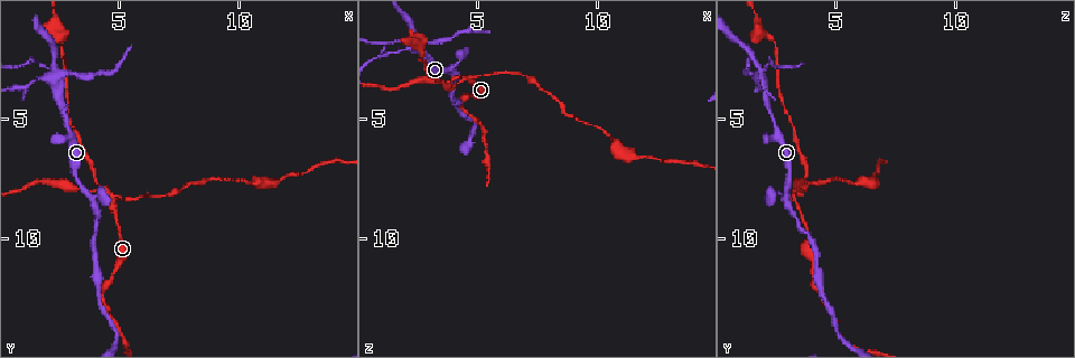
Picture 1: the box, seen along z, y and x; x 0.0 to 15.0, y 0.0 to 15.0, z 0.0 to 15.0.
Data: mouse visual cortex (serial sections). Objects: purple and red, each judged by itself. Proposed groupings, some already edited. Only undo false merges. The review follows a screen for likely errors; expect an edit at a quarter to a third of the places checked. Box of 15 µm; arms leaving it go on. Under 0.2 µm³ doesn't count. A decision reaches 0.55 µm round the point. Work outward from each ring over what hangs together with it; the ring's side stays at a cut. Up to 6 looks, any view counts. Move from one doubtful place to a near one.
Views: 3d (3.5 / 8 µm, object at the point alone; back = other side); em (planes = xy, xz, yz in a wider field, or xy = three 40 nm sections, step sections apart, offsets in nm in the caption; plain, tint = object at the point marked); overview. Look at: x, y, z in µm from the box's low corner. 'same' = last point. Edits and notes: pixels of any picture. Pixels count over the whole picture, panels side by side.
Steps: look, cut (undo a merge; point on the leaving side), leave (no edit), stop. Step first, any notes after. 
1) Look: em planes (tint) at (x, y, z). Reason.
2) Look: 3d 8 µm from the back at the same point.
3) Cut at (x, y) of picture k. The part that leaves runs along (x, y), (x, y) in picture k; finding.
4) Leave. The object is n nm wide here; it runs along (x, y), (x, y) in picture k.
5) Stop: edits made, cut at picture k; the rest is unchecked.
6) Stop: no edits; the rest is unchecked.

Look: 3d 8 µm at (4.8, 8.3, 3.3). Narrows sharply.

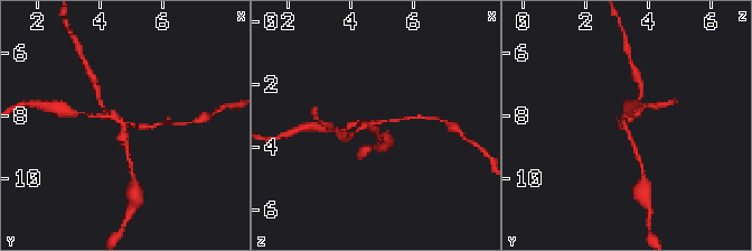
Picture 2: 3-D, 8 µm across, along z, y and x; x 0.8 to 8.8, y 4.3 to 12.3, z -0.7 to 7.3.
Look: 3d 3.5 µm from the back at (4.7, 8.3, 3.2).

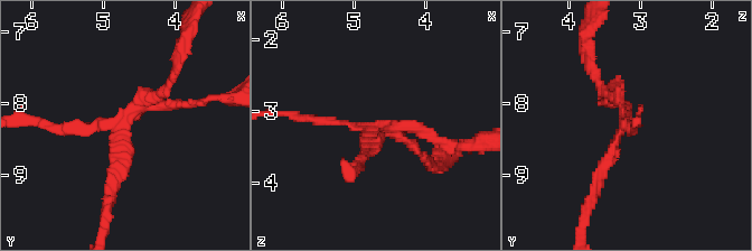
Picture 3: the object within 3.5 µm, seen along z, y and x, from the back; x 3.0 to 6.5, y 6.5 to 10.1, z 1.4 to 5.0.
Look: em xy step 3 (tint) at (4.75, 8.25, 3.25). 4 arms meet here; the arms are 150, 150, 150, 200 nm wide; shape alone is not enough.

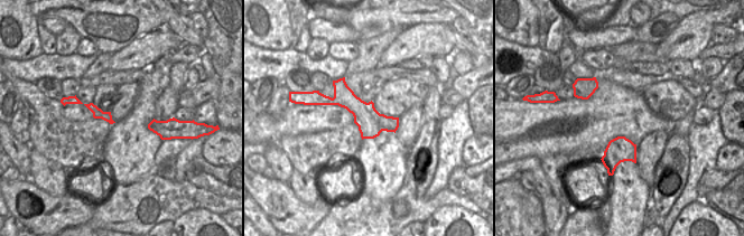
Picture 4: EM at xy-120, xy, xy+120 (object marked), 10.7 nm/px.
Cut at (71, 131) of picture 3. The part that leaves runs along (109, 120), (99, 127), (30, 123) in picture 3; a second cell is stuck on.

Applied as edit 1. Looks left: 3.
Look: overview.

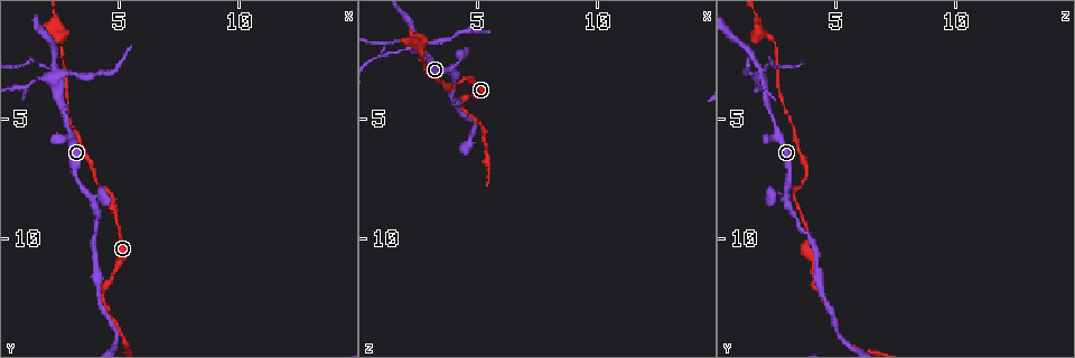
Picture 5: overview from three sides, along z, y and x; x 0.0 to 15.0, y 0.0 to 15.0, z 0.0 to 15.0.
Look: 3d 3.5 µm at (2.3, 1.1, 1.7). Calibre changes.

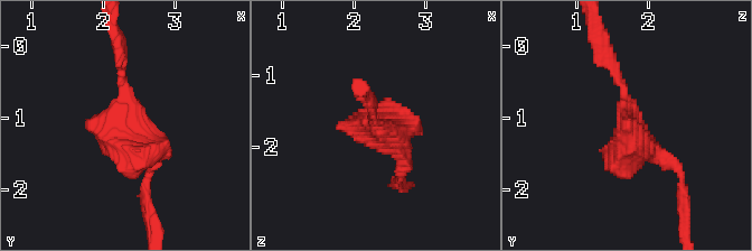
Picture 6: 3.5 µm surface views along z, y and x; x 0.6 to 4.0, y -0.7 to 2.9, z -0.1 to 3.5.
Look: em xy step 3 (tint) at (2.25, 0.95, 1.65). Shape alone is not enough.

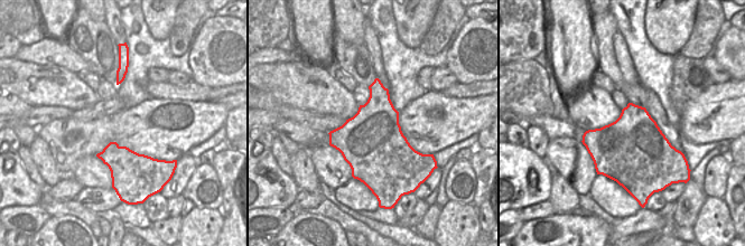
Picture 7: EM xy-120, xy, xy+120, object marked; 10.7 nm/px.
Leave. It runs along (666, 158), (632, 145), (623, 85), (598, 48) in picture 6; continuous, no second cell.

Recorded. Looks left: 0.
Stop: edits made, cut at picture 3; the rest is unchecked.

